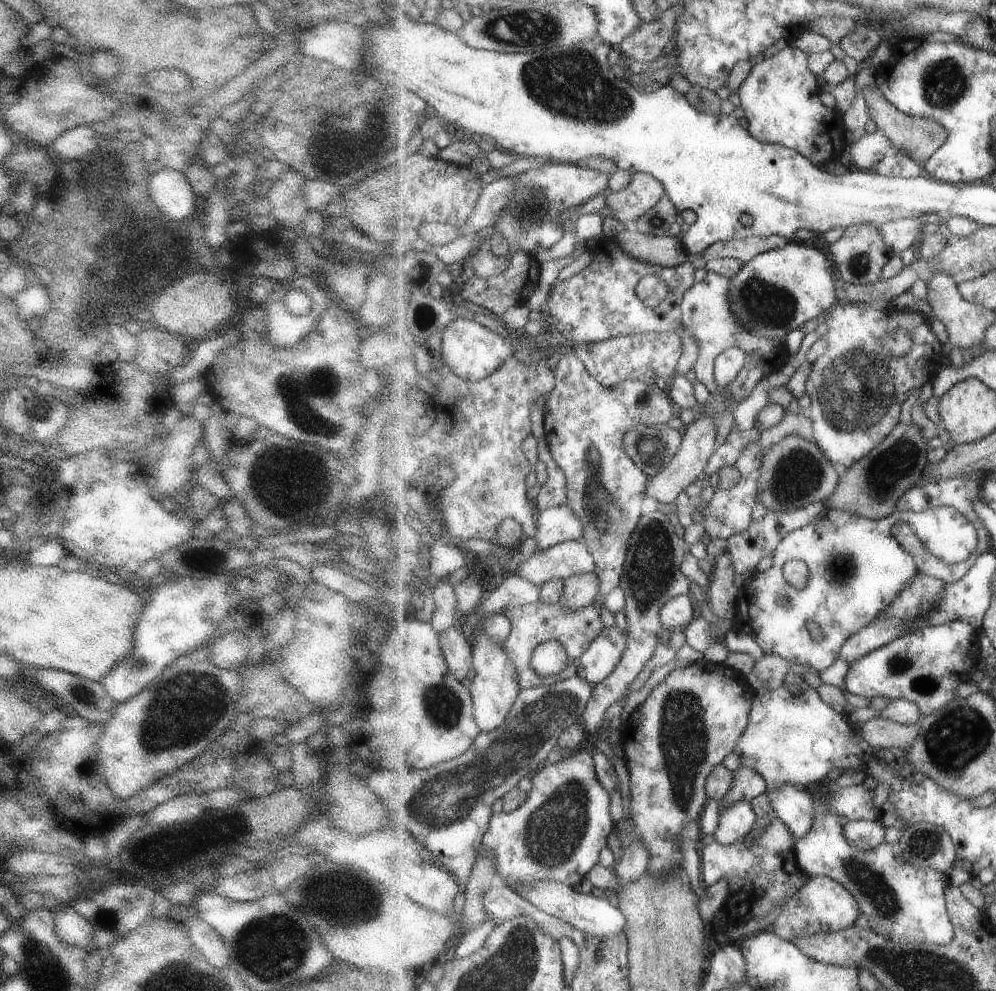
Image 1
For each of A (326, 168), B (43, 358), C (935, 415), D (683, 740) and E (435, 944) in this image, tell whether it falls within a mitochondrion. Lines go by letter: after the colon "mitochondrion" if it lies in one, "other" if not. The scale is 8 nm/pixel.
A: other
B: other
C: other
D: mitochondrion
E: other

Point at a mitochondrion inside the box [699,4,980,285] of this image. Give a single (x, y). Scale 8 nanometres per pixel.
(943, 82)

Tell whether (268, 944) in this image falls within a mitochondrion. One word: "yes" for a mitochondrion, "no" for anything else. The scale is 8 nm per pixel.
yes

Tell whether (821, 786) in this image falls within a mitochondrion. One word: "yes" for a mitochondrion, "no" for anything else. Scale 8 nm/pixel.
no

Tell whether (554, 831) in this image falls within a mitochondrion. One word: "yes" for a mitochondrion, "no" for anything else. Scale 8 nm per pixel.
yes

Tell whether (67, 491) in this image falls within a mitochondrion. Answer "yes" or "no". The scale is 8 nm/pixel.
no

